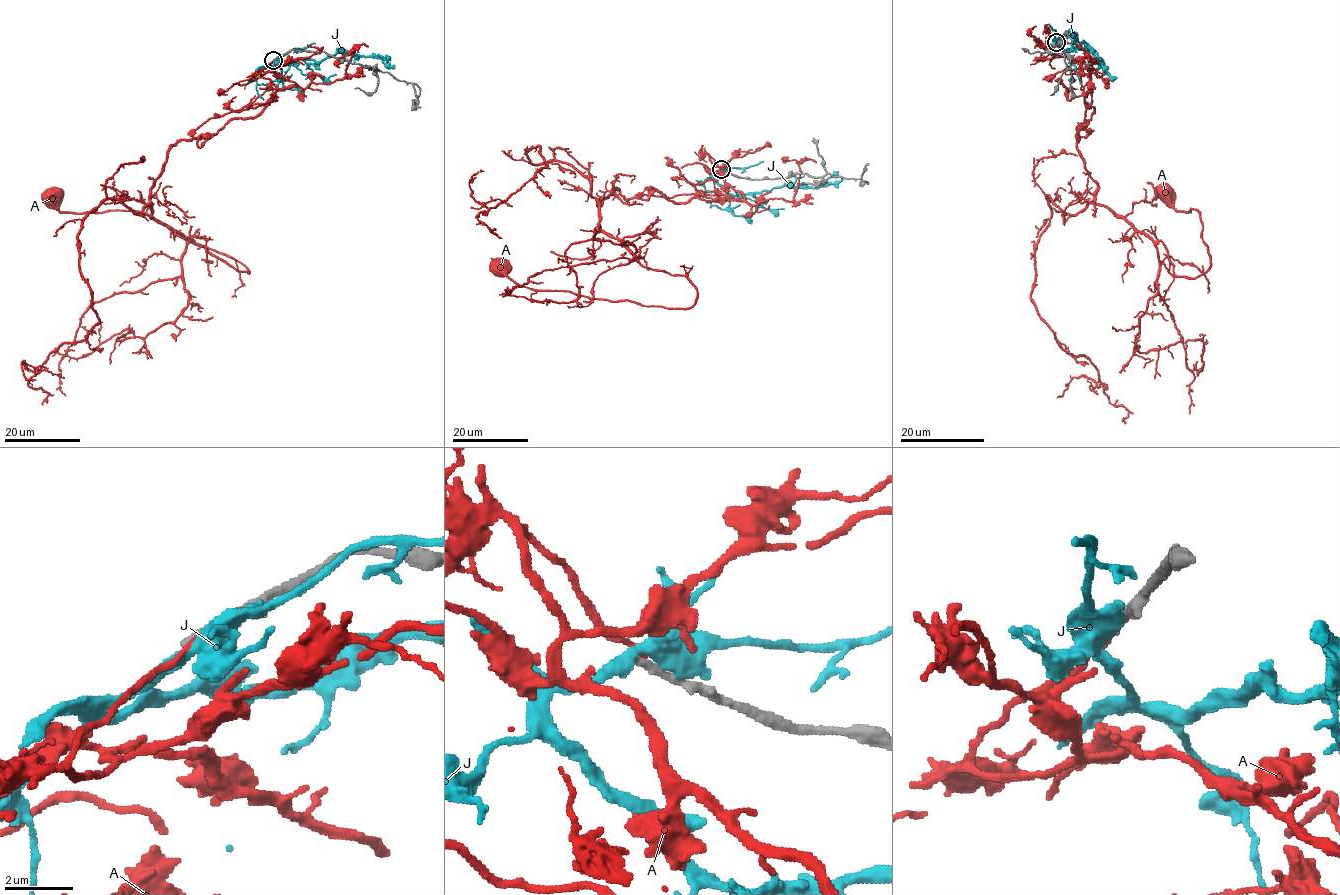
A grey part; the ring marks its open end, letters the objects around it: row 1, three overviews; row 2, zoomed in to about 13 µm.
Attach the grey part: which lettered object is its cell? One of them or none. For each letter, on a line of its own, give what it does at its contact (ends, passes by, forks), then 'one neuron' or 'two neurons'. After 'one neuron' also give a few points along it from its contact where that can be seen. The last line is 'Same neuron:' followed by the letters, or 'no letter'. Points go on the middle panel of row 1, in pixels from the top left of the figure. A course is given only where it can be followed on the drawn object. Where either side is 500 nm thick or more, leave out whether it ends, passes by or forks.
A: it ends; two neurons
J: it forks; two neurons
Same neuron: no letter

